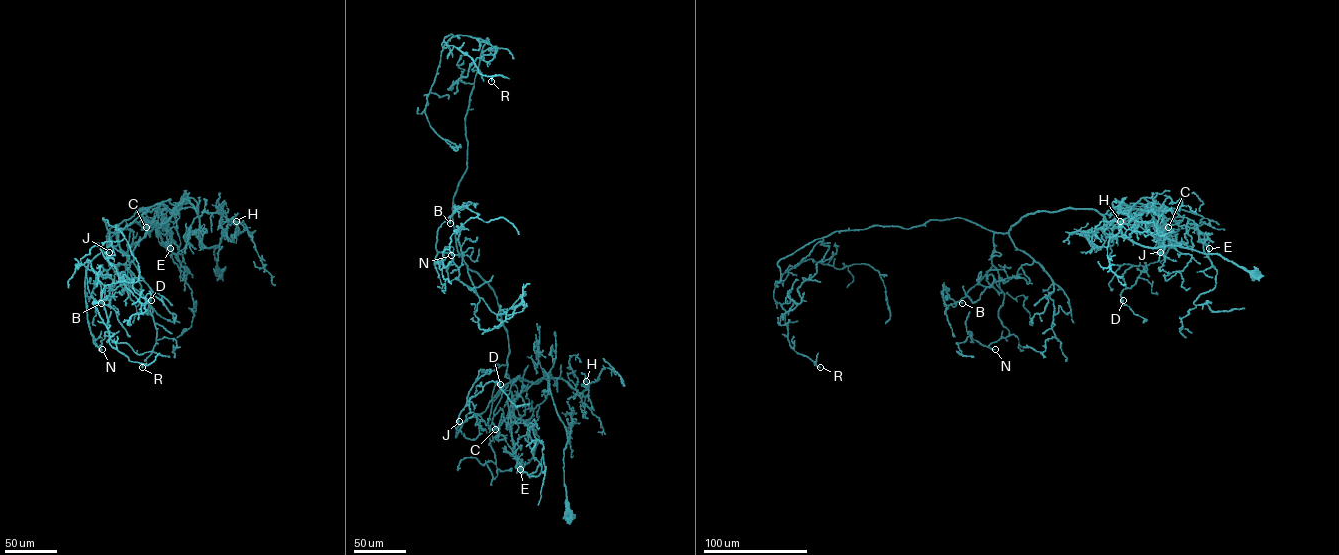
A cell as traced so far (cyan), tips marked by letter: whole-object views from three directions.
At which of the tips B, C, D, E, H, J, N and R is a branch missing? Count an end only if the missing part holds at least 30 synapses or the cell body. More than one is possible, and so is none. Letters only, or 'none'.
N

